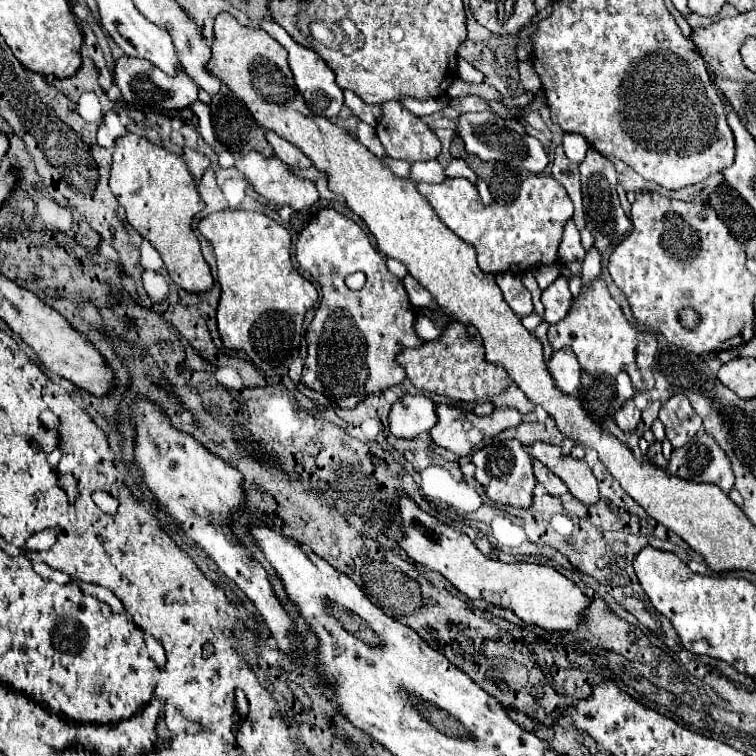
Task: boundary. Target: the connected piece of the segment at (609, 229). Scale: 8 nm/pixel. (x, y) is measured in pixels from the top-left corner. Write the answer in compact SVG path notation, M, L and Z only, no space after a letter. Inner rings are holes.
M588 149L584 161L580 163L580 179L582 179L582 199L584 199L584 215L586 215L586 229L592 233L596 241L596 249L600 253L612 251L630 229L630 221L624 215L618 195L616 195L616 171L608 157L600 155L596 149Z

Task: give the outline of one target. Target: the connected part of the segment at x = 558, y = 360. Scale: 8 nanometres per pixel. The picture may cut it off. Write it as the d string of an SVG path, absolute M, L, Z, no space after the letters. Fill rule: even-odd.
M560 349L552 355L552 359L548 361L548 371L554 379L554 385L566 393L572 395L578 385L580 385L580 363L576 359L576 355L572 353L572 349Z

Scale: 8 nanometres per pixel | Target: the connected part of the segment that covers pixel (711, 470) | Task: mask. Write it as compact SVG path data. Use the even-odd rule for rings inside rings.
M698 433L688 445L674 449L668 473L694 483L714 483L724 493L730 493L734 485L730 461L708 433Z

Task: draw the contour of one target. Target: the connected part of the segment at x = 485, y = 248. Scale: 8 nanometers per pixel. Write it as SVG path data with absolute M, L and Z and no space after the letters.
M544 175L526 178L514 203L492 203L490 207L480 203L478 191L468 179L446 179L440 185L418 183L416 187L422 195L428 197L444 225L450 227L464 243L474 247L482 273L512 271L522 275L540 263L548 265L556 261L564 225L568 219L572 219L572 201L568 193L564 193L564 187L556 185L552 177Z

